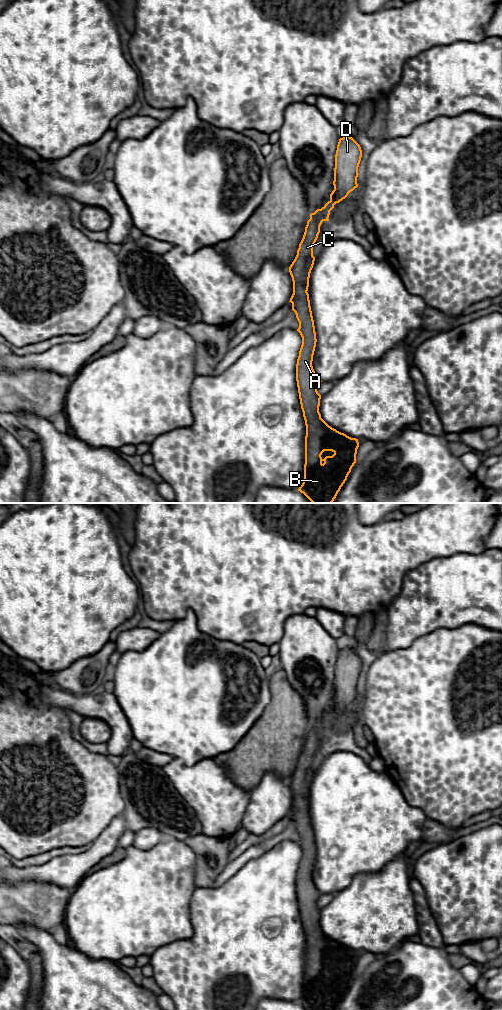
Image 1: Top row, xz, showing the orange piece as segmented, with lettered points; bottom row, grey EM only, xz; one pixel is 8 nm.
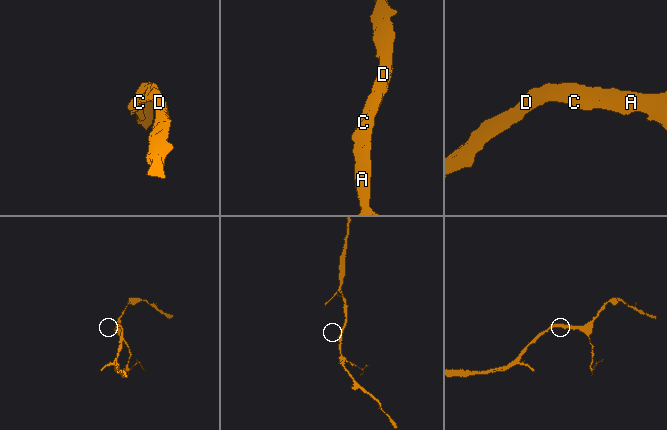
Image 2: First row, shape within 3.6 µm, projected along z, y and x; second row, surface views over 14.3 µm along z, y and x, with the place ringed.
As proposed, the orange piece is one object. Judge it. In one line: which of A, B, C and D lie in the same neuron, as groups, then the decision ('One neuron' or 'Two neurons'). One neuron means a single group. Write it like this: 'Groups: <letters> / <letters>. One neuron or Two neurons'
Groups: A B C D. One neuron

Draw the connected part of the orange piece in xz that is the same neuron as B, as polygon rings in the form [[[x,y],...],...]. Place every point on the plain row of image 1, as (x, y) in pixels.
[[[346,648],[339,651],[335,667],[334,702],[330,706],[330,712],[321,721],[317,721],[310,726],[297,767],[289,779],[293,793],[293,806],[289,814],[292,815],[292,822],[299,834],[297,843],[302,849],[302,857],[296,876],[296,893],[306,937],[304,993],[298,1003],[307,1010],[336,1010],[356,975],[356,966],[359,959],[358,951],[337,943],[321,930],[319,924],[321,907],[317,901],[322,893],[316,887],[312,878],[317,851],[307,803],[310,785],[315,773],[313,759],[320,745],[320,738],[323,733],[329,733],[330,723],[334,720],[334,717],[345,711],[351,703],[358,699],[357,689],[361,669],[361,659],[352,649]]]

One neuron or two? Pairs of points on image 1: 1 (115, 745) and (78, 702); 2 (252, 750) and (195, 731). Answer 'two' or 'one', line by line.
1: one
2: two

